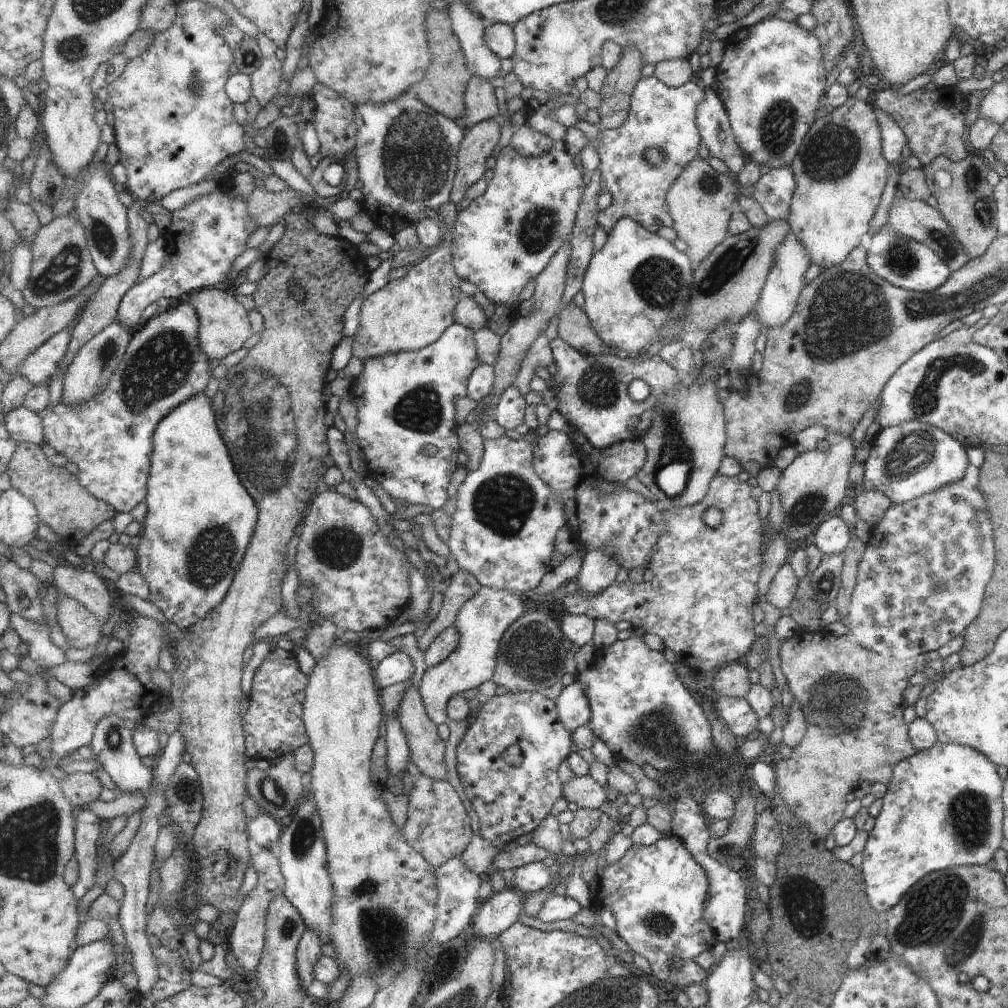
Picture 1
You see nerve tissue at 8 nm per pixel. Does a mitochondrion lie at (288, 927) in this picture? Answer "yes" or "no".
yes

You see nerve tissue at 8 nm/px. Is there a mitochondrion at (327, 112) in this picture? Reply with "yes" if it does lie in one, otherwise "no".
no

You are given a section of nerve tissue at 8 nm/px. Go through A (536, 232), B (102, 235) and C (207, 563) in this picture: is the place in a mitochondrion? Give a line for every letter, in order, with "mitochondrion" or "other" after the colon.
A: mitochondrion
B: mitochondrion
C: mitochondrion

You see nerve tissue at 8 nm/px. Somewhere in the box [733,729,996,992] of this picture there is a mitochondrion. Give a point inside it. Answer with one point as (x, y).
(926, 921)

